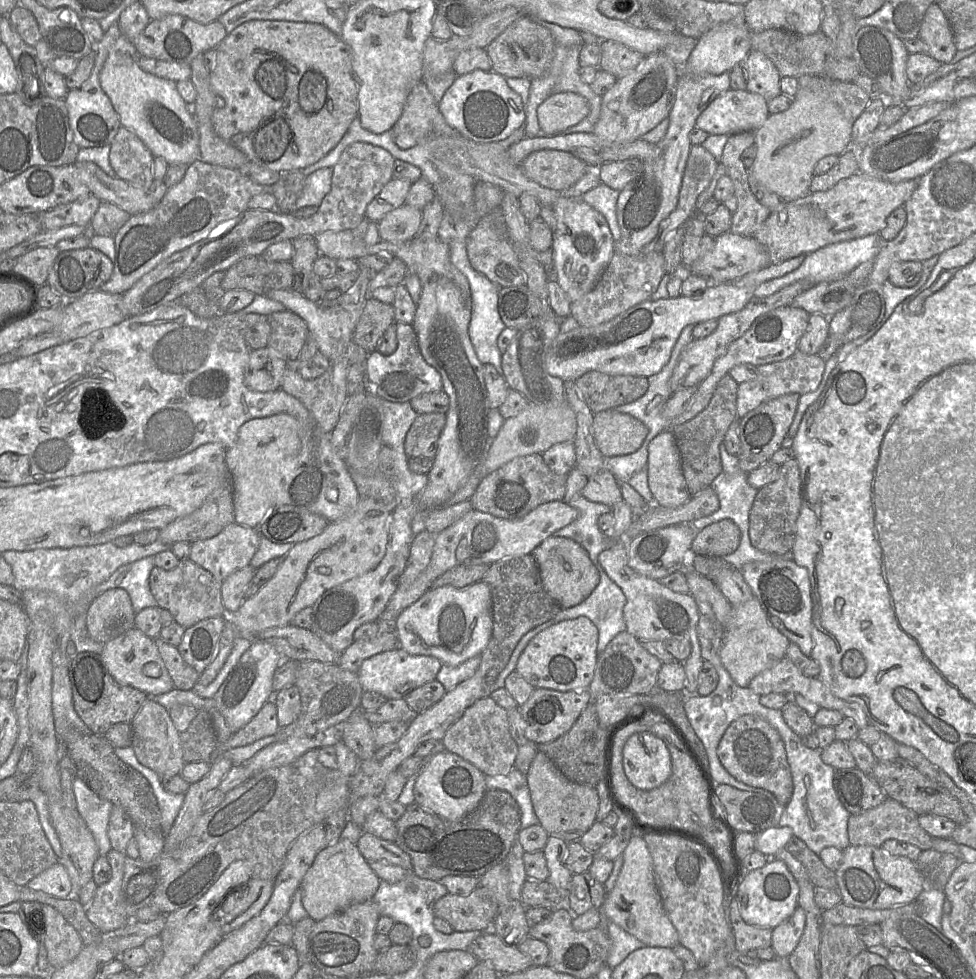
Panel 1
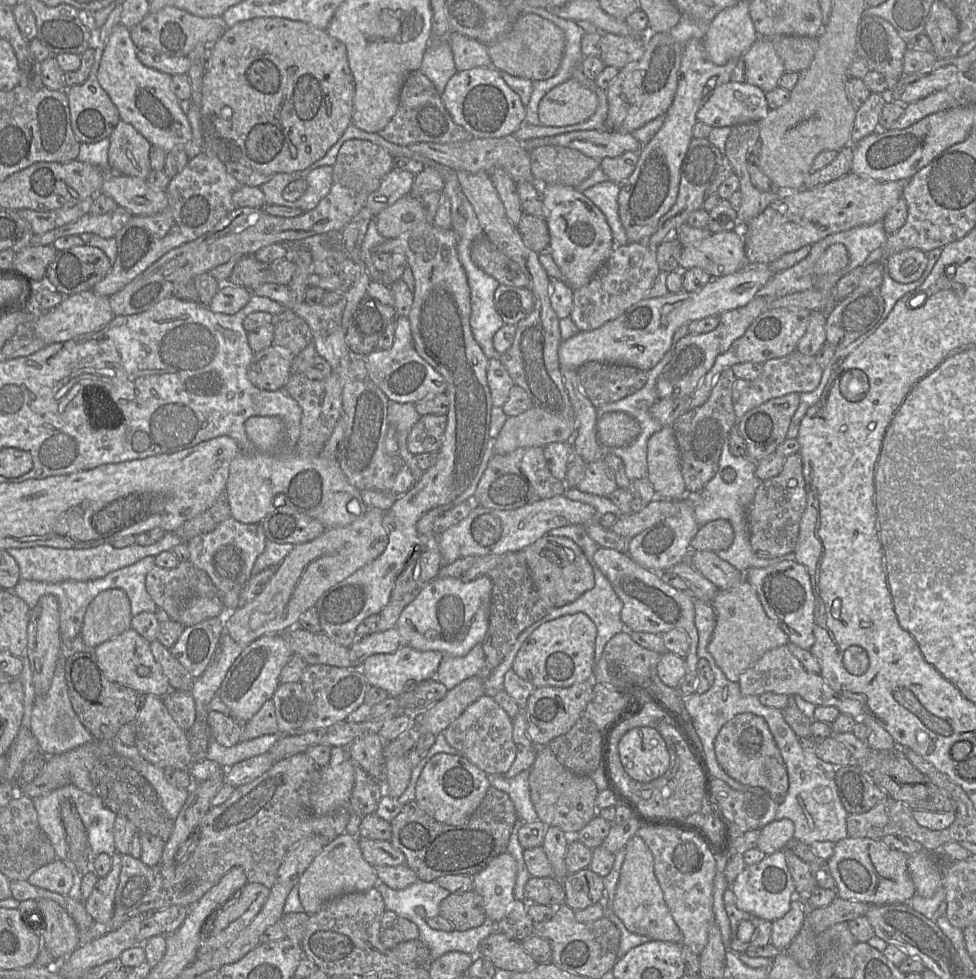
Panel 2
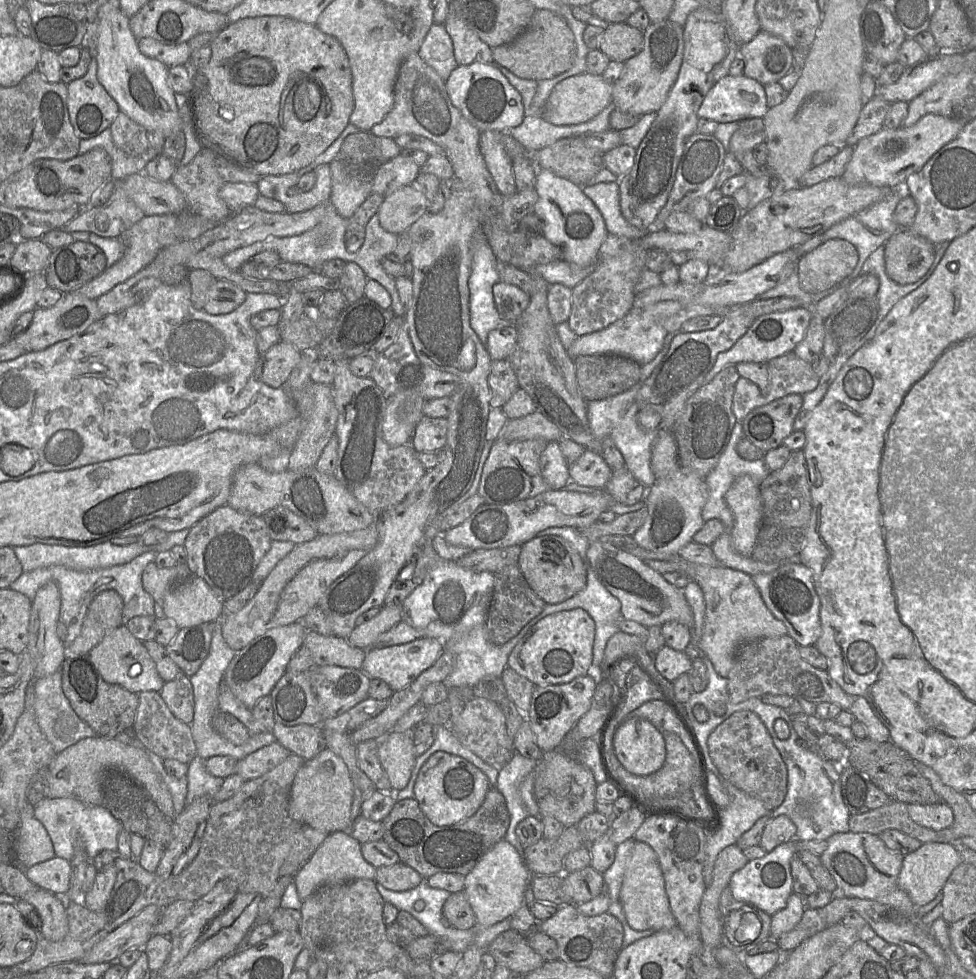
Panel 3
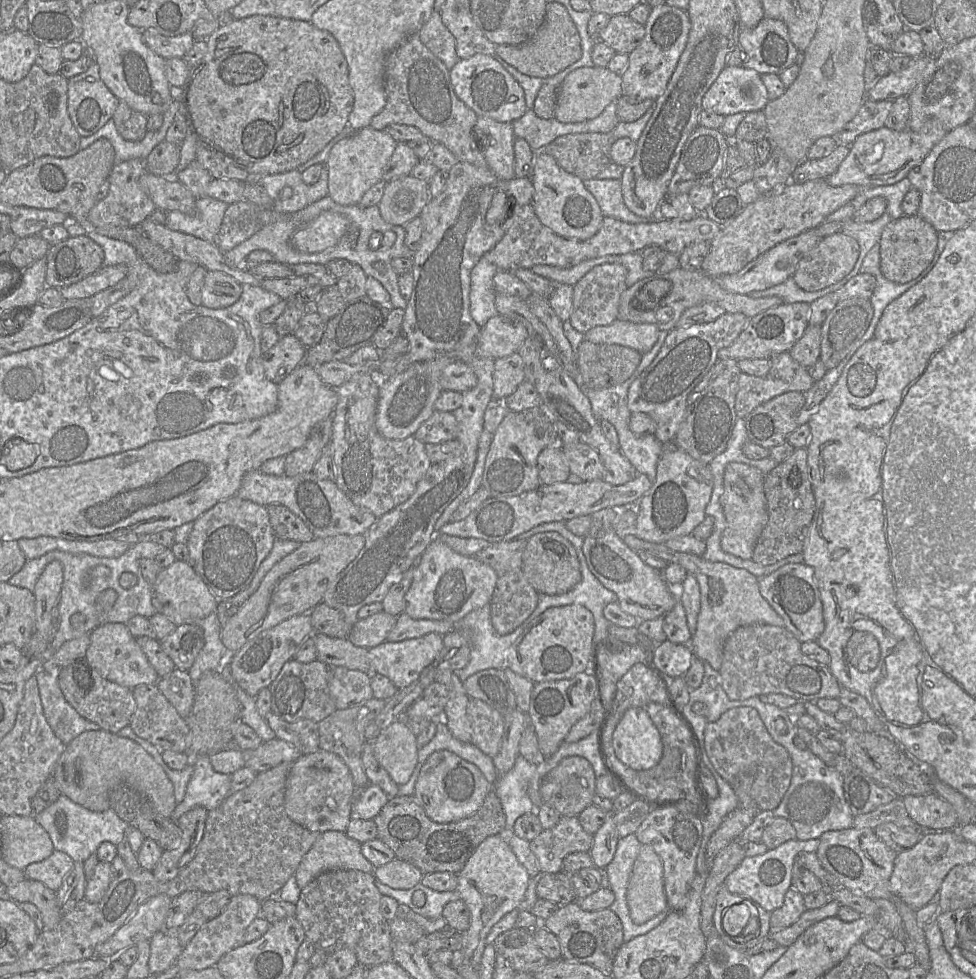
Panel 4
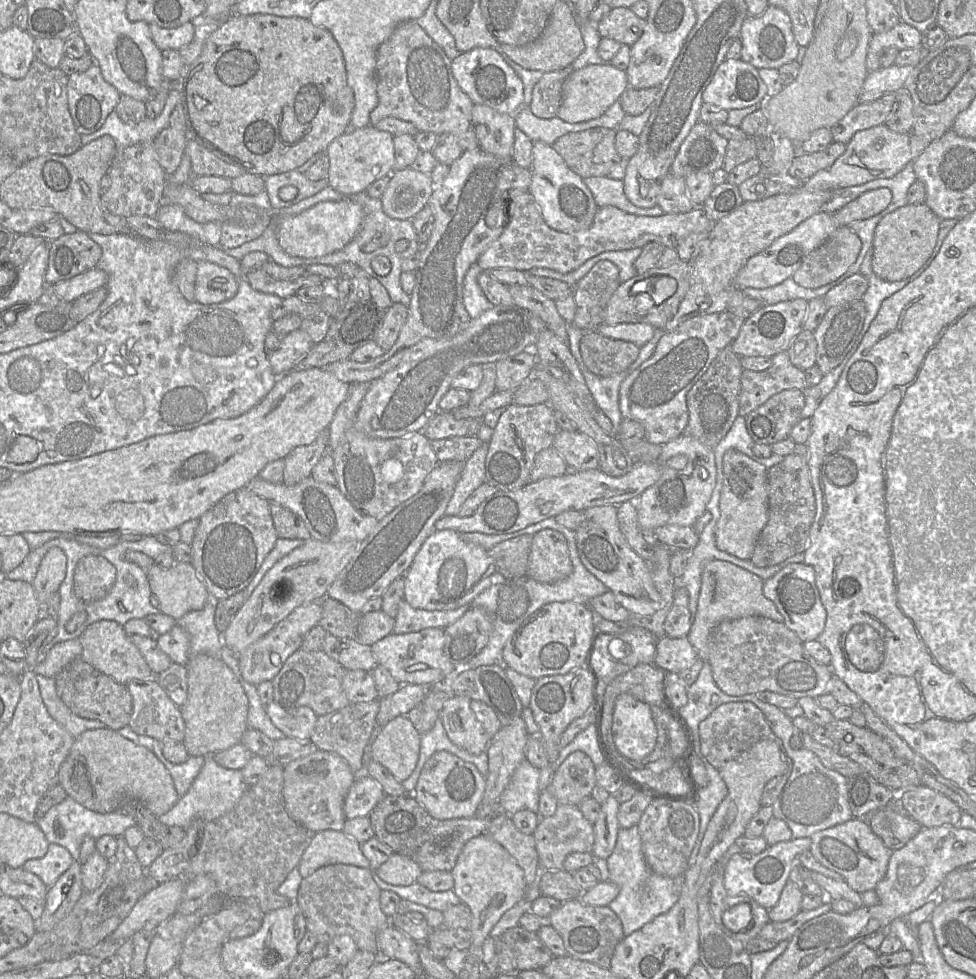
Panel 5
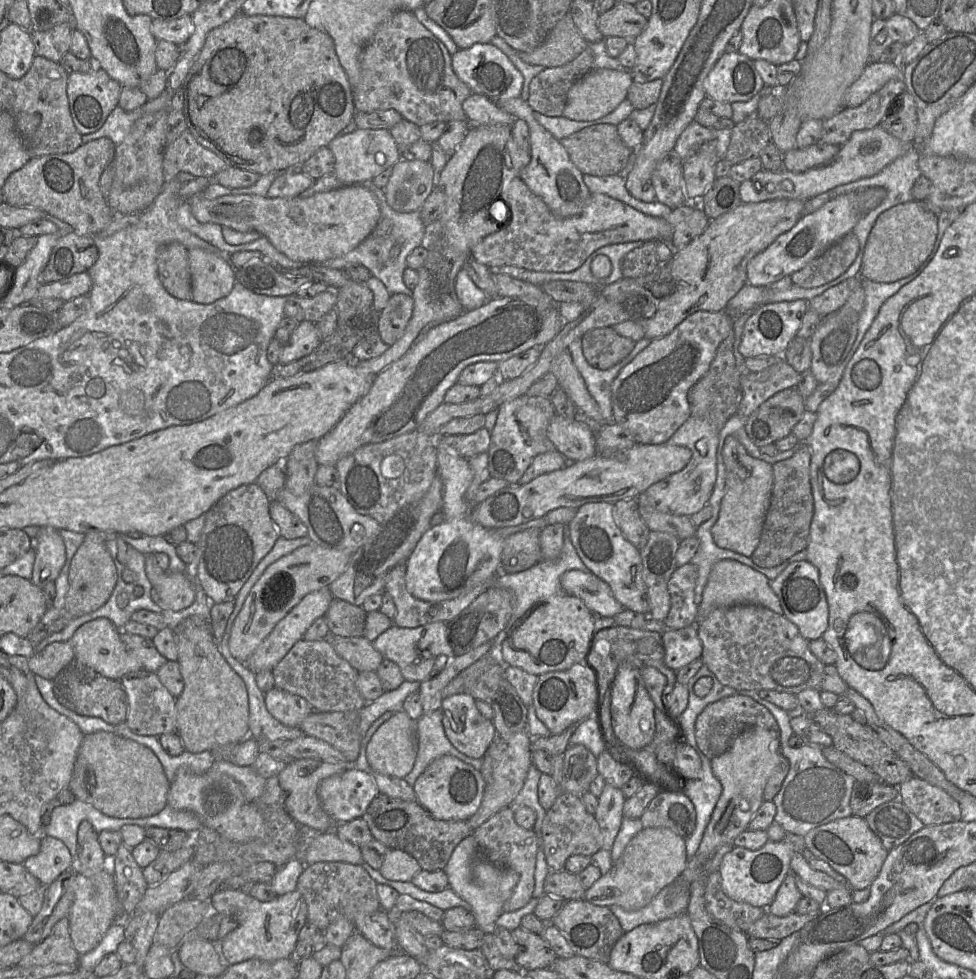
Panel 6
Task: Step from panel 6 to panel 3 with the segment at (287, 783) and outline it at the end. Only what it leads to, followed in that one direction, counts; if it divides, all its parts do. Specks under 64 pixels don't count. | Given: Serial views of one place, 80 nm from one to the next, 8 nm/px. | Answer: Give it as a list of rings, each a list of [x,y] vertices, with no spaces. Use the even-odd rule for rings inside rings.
[[[326,748],[317,756],[306,760],[297,771],[290,791],[289,815],[295,821],[327,833],[349,831],[351,827],[351,805],[353,800],[353,783],[343,759]]]

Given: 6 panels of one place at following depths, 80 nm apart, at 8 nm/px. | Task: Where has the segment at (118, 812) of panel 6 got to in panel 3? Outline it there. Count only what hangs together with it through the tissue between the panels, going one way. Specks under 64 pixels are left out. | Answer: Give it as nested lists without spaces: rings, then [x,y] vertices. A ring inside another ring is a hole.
[[[100,736],[83,738],[57,753],[48,766],[45,798],[75,798],[89,806],[101,806],[103,805],[101,777],[109,770],[120,771],[129,776],[148,791],[166,816],[172,819],[176,817],[170,791],[148,758],[146,750],[123,743],[116,738],[108,739]]]

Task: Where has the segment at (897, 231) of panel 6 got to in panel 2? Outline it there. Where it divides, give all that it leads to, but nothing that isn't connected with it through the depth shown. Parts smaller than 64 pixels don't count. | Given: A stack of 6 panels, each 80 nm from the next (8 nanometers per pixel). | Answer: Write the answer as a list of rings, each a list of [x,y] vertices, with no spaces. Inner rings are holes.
[[[912,248],[889,256],[885,261],[885,269],[894,281],[907,284],[922,276],[927,263],[927,254]]]

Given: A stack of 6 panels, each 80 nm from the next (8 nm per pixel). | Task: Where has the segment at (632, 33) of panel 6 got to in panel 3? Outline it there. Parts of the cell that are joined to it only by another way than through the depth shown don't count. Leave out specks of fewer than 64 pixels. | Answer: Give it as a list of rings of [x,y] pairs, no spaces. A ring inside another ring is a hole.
[[[626,22],[605,25],[598,49],[611,61],[625,63],[643,47],[643,31]]]

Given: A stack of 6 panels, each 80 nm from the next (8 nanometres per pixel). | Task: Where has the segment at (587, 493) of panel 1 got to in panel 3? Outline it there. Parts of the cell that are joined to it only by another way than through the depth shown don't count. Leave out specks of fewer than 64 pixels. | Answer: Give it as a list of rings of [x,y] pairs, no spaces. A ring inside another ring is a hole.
[[[585,449],[582,455],[568,465],[570,479],[581,486],[605,489],[612,470],[598,452]]]

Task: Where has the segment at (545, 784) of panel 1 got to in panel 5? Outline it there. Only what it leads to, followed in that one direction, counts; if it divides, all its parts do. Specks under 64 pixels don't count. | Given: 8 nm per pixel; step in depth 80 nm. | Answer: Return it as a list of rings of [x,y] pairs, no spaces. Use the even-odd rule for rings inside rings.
[[[574,751],[566,757],[554,772],[547,790],[556,798],[558,804],[579,806],[585,798],[591,796],[596,784],[595,766],[591,758],[583,751]]]

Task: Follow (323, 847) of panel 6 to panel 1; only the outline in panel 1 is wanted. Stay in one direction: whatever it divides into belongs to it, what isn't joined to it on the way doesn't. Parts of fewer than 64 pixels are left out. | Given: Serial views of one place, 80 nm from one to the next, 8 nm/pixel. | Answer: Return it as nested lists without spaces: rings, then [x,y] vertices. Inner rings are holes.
[[[346,838],[320,851],[301,882],[302,904],[308,917],[315,922],[342,911],[351,904],[371,900],[380,884],[379,877],[371,870],[356,844]]]

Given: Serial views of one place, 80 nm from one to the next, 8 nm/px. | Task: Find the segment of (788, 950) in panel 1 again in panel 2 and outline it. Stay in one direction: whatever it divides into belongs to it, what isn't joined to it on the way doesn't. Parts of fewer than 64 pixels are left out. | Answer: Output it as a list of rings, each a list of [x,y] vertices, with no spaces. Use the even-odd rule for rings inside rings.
[[[795,897],[789,911],[780,919],[772,922],[771,944],[779,951],[786,951],[800,931],[805,920],[803,900]]]

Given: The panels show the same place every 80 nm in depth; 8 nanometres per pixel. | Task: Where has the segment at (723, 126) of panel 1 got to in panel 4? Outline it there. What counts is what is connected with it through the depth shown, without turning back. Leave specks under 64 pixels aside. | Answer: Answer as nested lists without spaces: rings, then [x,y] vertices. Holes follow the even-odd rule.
[[[725,66],[702,99],[702,109],[724,117],[764,110],[768,92],[760,75],[743,66]]]

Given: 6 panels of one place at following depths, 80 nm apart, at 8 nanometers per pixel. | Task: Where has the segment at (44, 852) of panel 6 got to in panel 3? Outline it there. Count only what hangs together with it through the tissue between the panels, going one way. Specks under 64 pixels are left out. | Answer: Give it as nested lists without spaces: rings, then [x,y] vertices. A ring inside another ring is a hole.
[[[54,856],[23,870],[27,879],[39,888],[60,897],[68,897],[71,865],[66,859]]]

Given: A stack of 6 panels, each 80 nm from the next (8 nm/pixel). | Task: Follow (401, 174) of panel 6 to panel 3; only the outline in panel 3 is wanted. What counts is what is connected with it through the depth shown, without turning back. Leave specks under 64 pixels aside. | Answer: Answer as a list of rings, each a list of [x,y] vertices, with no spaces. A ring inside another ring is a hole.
[[[413,183],[384,197],[377,215],[384,230],[400,235],[427,210],[428,201],[425,195]]]

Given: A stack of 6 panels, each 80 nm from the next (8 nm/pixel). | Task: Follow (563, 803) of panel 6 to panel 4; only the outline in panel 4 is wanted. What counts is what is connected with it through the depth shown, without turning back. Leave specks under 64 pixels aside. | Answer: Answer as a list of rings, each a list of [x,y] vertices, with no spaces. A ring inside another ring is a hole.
[[[561,816],[554,827],[543,829],[530,841],[530,849],[542,873],[556,873],[563,871],[563,860],[568,854],[589,852],[592,843],[593,835],[583,829],[577,816]]]

